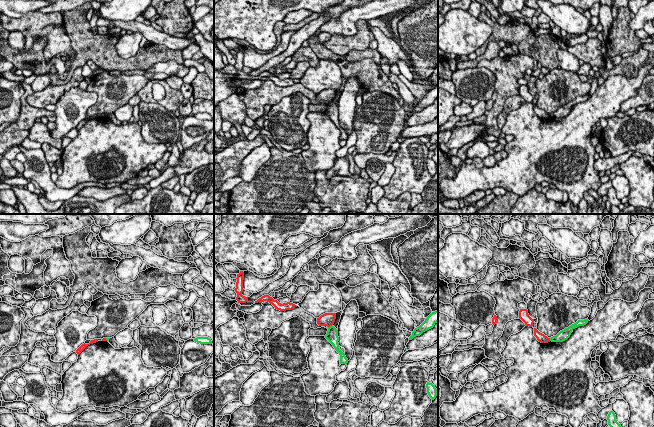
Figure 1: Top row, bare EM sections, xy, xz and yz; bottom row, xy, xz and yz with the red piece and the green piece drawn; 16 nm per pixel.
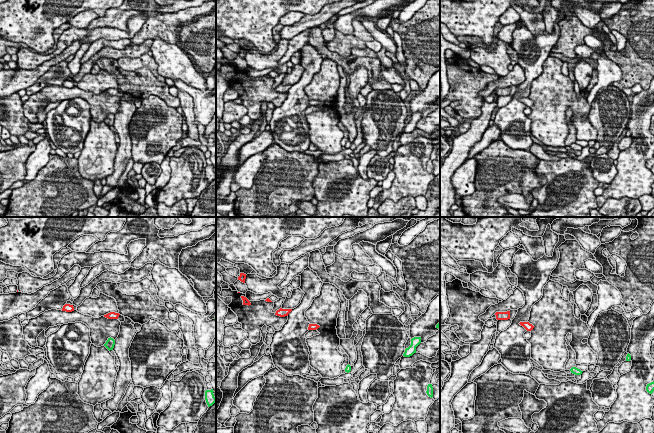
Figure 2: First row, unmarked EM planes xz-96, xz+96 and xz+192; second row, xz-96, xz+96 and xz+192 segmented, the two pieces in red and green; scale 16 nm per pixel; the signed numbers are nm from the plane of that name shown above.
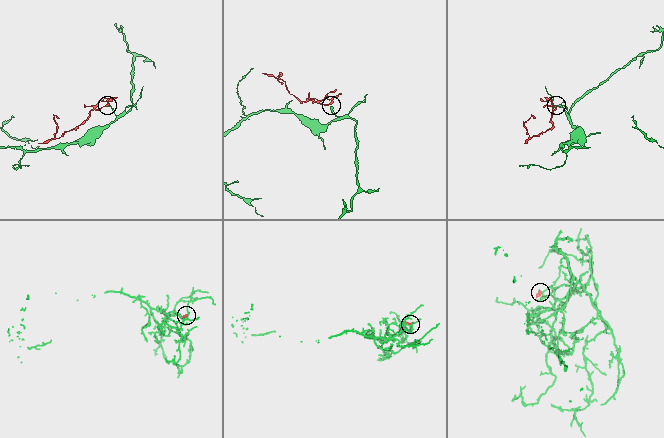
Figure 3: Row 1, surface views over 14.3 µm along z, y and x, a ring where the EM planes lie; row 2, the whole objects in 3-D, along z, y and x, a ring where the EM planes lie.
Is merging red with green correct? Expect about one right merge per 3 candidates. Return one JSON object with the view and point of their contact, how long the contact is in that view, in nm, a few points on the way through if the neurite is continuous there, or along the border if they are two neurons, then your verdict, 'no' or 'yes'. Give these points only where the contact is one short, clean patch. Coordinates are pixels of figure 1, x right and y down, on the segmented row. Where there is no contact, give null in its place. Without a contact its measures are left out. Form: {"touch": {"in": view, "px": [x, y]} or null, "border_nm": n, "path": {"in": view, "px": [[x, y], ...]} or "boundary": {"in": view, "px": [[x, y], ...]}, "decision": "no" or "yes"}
{"touch": {"in": "xz", "px": [329, 326]}, "border_nm": 70, "boundary": {"in": "xz", "px": [[331, 325], [328, 327]]}, "decision": "no"}

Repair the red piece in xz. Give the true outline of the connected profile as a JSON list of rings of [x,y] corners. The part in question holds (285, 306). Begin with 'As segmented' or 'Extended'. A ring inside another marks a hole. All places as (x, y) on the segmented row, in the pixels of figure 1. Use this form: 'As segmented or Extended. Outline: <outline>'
As segmented. Outline: [[[269,295],[262,296],[257,301],[255,301],[255,303],[264,302],[264,301],[269,302],[270,304],[272,304],[275,307],[275,309],[280,310],[280,311],[292,310],[296,306],[295,304],[290,303],[290,302],[281,304],[277,300],[274,300]]]

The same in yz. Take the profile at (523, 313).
As segmented. Outline: [[[520,309],[519,318],[525,323],[526,326],[533,326],[534,319],[529,316],[527,309]]]

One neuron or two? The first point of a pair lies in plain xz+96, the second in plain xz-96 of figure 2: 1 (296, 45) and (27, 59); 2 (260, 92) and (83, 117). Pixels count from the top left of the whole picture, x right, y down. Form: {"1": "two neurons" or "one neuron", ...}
{"1": "two neurons", "2": "two neurons"}

